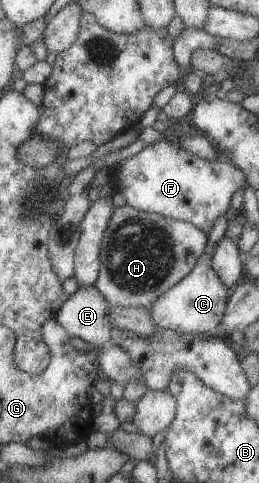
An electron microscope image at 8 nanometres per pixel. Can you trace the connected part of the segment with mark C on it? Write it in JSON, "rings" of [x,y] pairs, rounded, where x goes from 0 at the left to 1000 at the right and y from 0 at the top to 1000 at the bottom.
{"rings":[[[788,520],[749,557],[695,586],[680,586],[633,611],[618,611],[571,644],[587,652],[587,665],[602,669],[606,685],[780,692],[842,677],[869,652],[884,615],[880,594],[857,590],[849,573],[819,553],[819,528],[795,528]]]}

